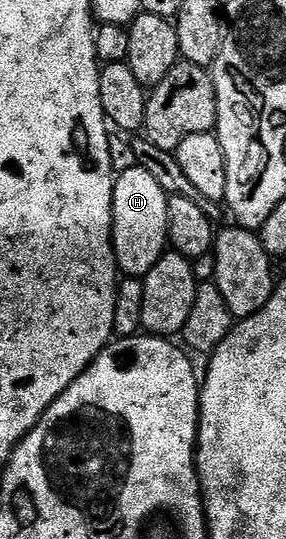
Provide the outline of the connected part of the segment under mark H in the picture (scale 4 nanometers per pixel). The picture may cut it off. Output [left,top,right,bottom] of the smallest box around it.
[113,167,169,278]

